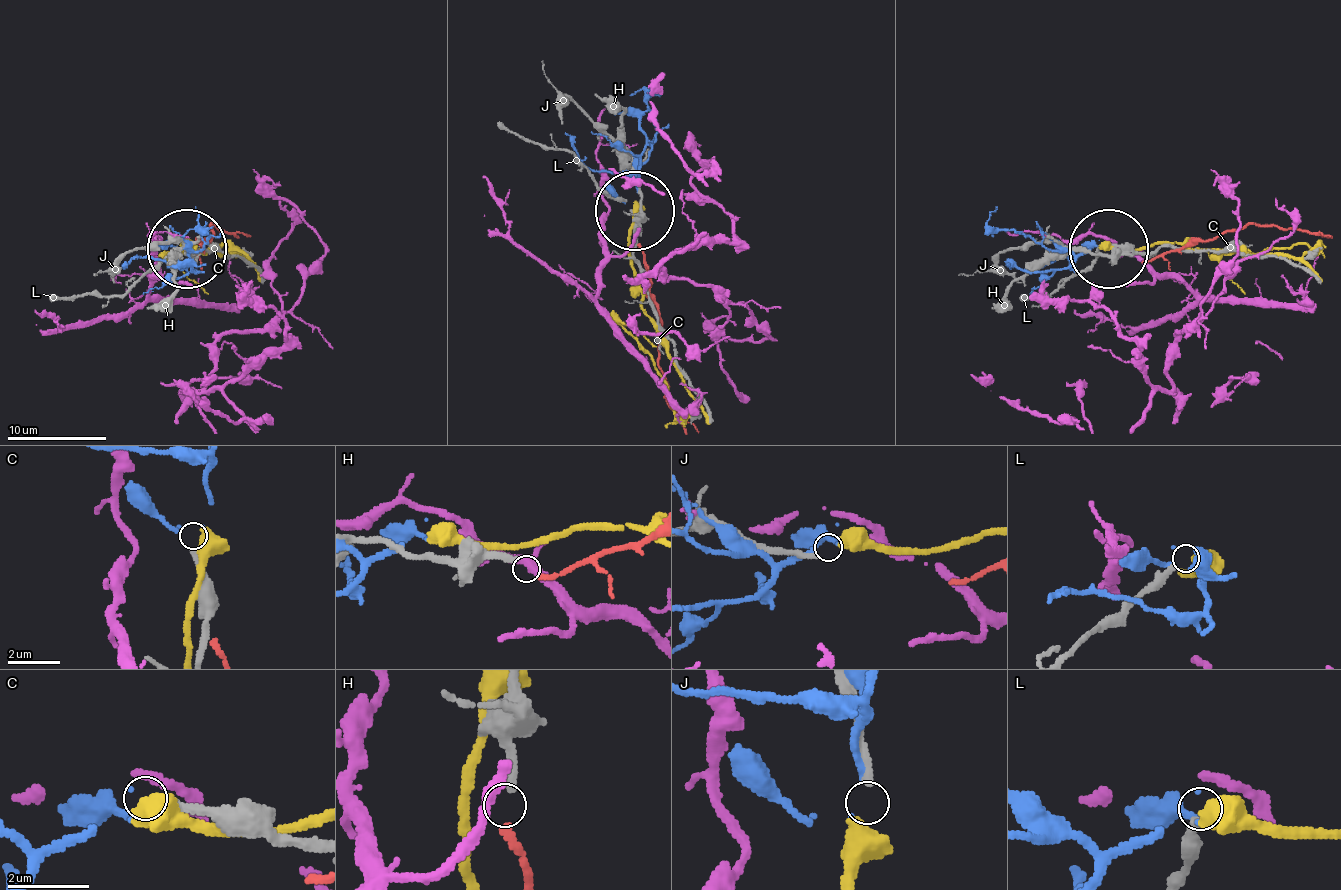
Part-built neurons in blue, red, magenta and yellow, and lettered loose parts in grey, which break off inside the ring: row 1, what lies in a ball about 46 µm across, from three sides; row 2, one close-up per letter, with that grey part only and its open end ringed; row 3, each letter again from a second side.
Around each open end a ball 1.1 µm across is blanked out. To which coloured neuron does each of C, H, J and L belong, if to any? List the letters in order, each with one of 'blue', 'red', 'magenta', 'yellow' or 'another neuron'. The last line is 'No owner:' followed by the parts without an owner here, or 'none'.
C: blue
H: another neuron
J: yellow
L: another neuron
No owner: H, L

